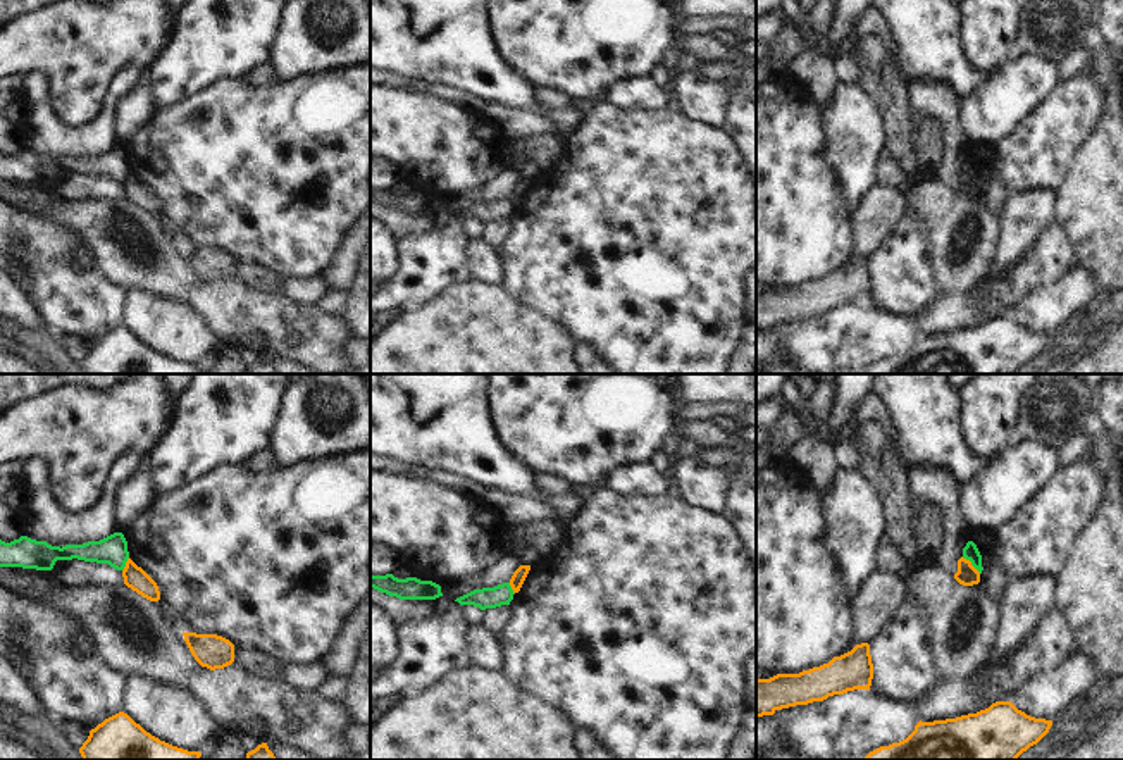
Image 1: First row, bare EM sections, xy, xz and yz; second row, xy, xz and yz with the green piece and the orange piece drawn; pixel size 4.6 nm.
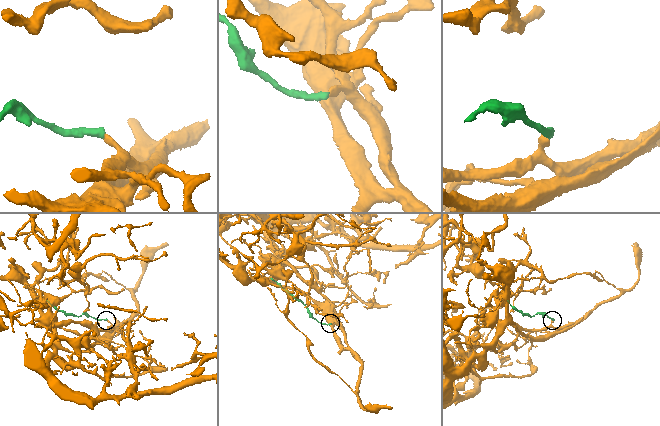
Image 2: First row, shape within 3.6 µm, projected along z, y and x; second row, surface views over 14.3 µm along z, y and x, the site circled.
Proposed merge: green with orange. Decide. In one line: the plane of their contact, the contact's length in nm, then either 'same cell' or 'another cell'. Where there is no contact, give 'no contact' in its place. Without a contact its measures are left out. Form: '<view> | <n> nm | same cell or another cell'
yz | 120 nm | another cell

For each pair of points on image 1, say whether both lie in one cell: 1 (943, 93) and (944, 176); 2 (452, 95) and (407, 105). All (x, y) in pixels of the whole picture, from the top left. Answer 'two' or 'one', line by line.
1: one
2: two

